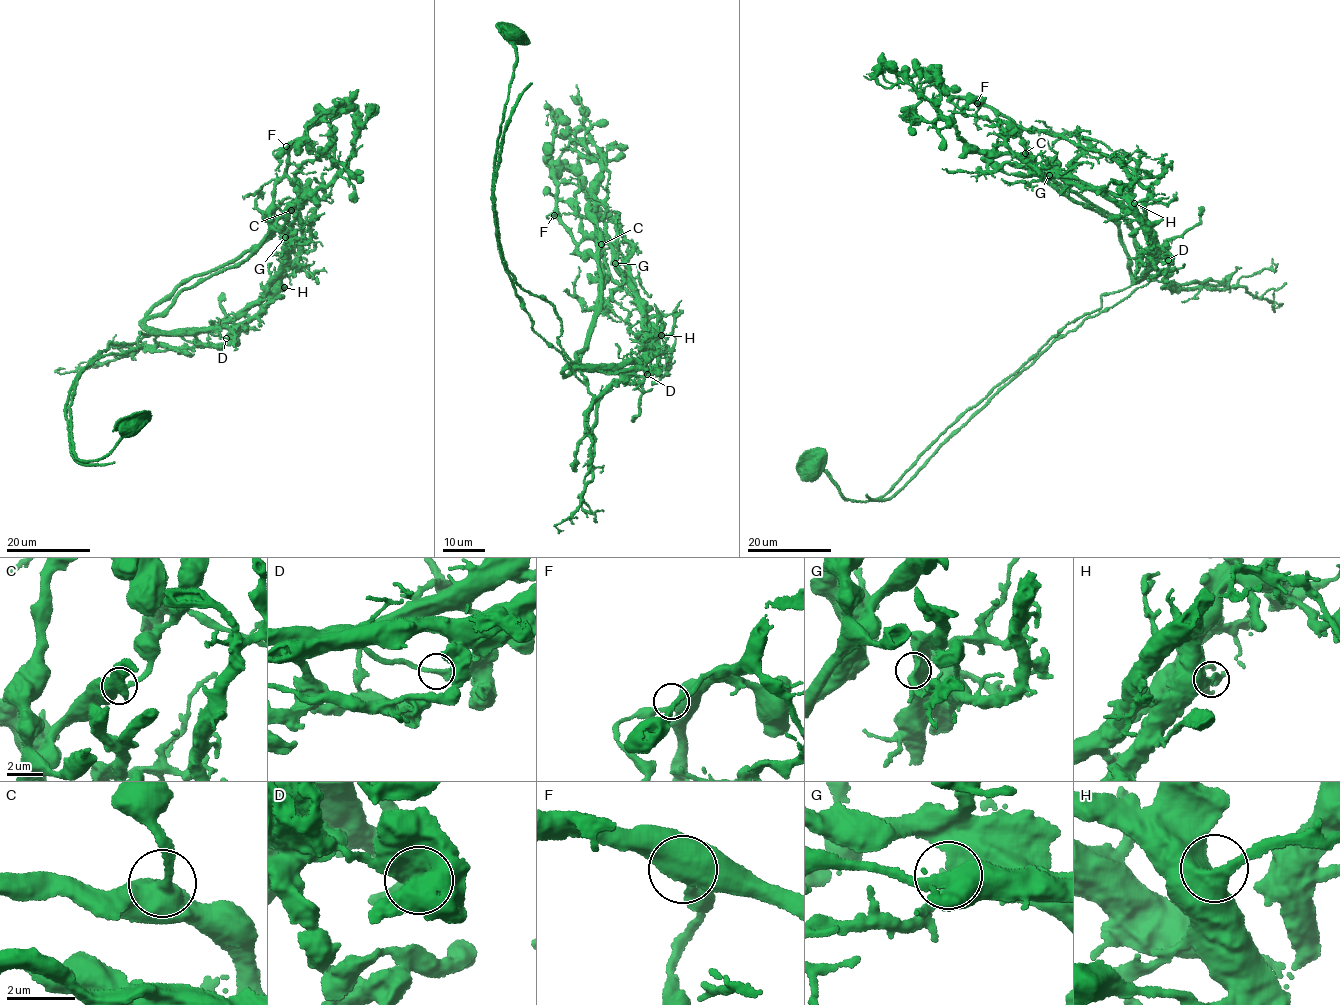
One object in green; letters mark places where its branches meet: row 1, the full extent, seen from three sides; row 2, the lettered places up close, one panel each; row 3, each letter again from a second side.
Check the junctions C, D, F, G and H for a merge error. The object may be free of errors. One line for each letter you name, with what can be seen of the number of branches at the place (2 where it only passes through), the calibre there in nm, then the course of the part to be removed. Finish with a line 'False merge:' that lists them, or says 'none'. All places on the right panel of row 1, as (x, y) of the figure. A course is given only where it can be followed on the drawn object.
D: 2 branches meet; 400 nm thick; foreign part runs (1168, 260), (1134, 279), (1116, 224), (1044, 181), (1011, 119), (927, 78), (886, 69), (884, 78), (900, 88)
False merge: D

